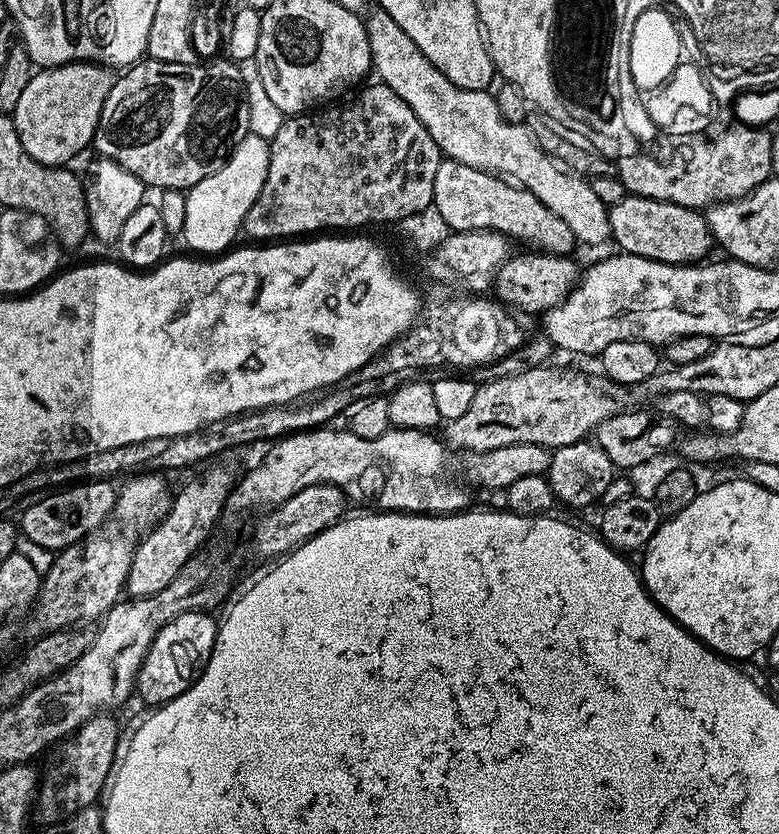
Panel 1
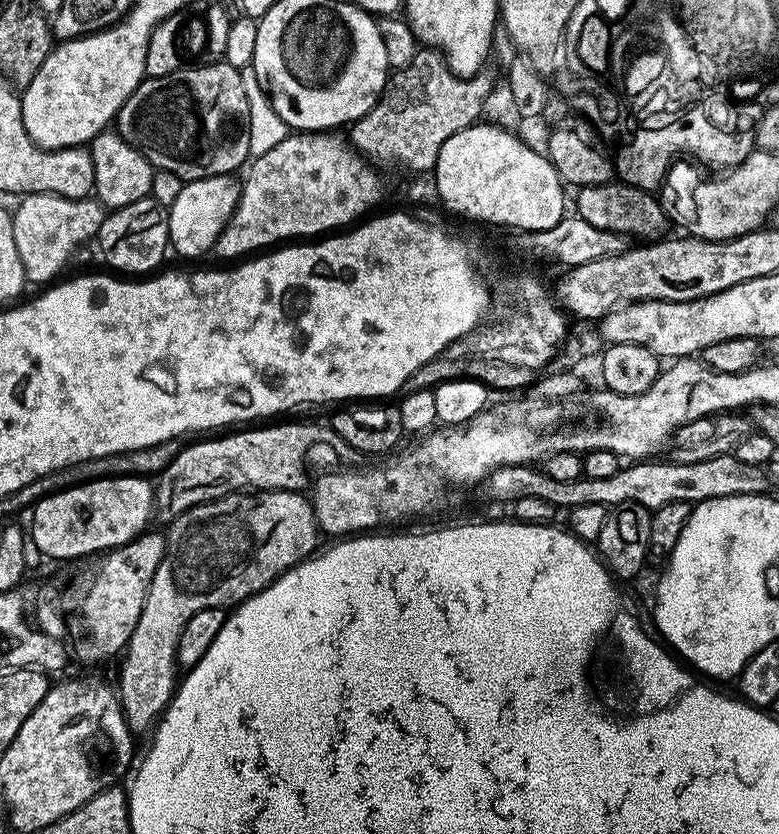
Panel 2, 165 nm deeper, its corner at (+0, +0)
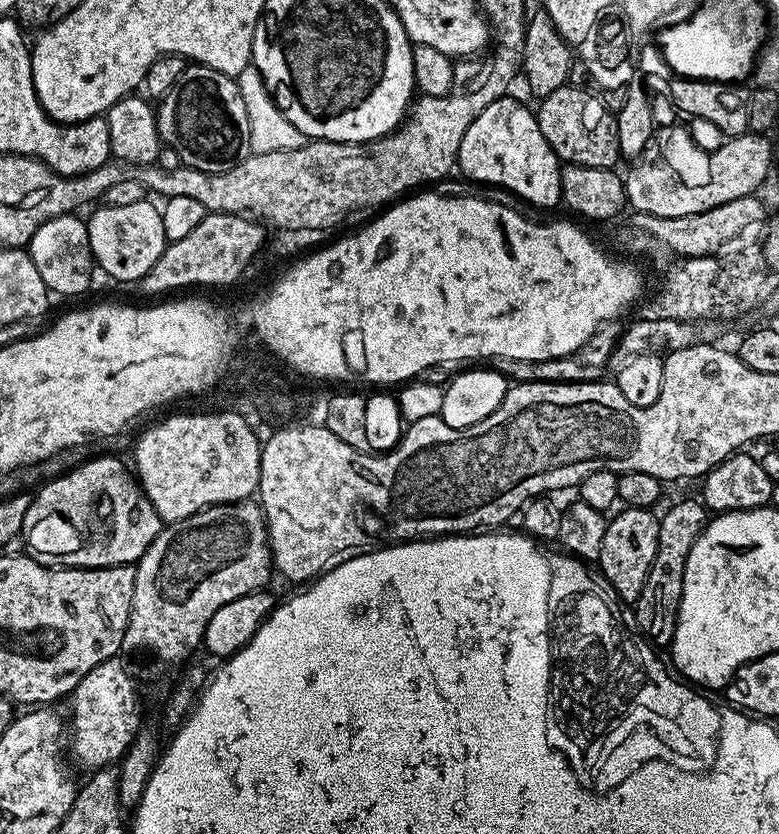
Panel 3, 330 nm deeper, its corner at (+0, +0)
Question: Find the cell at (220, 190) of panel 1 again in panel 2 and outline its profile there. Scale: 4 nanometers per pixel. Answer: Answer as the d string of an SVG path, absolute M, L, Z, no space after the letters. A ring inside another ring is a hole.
M232 174L187 181L182 194L174 198L172 207L168 209L168 242L171 251L176 251L180 256L211 253L224 229L224 223L232 217L236 203L240 201L240 185L241 181Z

